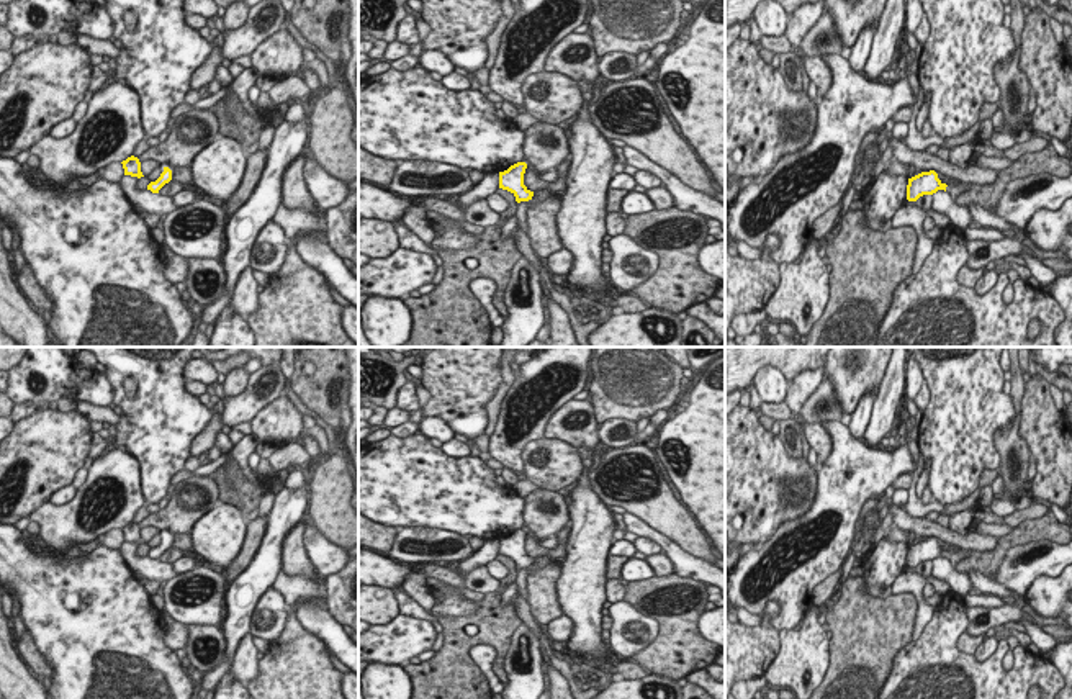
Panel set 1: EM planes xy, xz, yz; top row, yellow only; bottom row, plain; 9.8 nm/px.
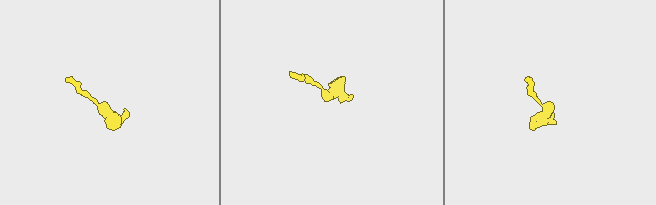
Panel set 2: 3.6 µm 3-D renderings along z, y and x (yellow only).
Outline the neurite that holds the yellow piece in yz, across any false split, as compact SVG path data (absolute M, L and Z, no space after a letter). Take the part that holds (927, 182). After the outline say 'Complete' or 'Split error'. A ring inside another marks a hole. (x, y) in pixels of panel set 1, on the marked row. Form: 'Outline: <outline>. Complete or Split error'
Outline: M935 170L930 172L921 172L912 178L908 178L908 185L907 185L907 200L908 201L917 201L920 196L923 195L933 195L936 192L948 192L951 195L951 200L956 201L956 198L964 193L969 192L971 183L962 183L962 188L953 187L953 185L946 185L938 178L938 174Z. Split error

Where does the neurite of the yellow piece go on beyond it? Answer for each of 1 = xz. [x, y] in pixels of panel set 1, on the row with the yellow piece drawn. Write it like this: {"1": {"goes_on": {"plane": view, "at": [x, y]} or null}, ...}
{"1": {"goes_on": null}}

